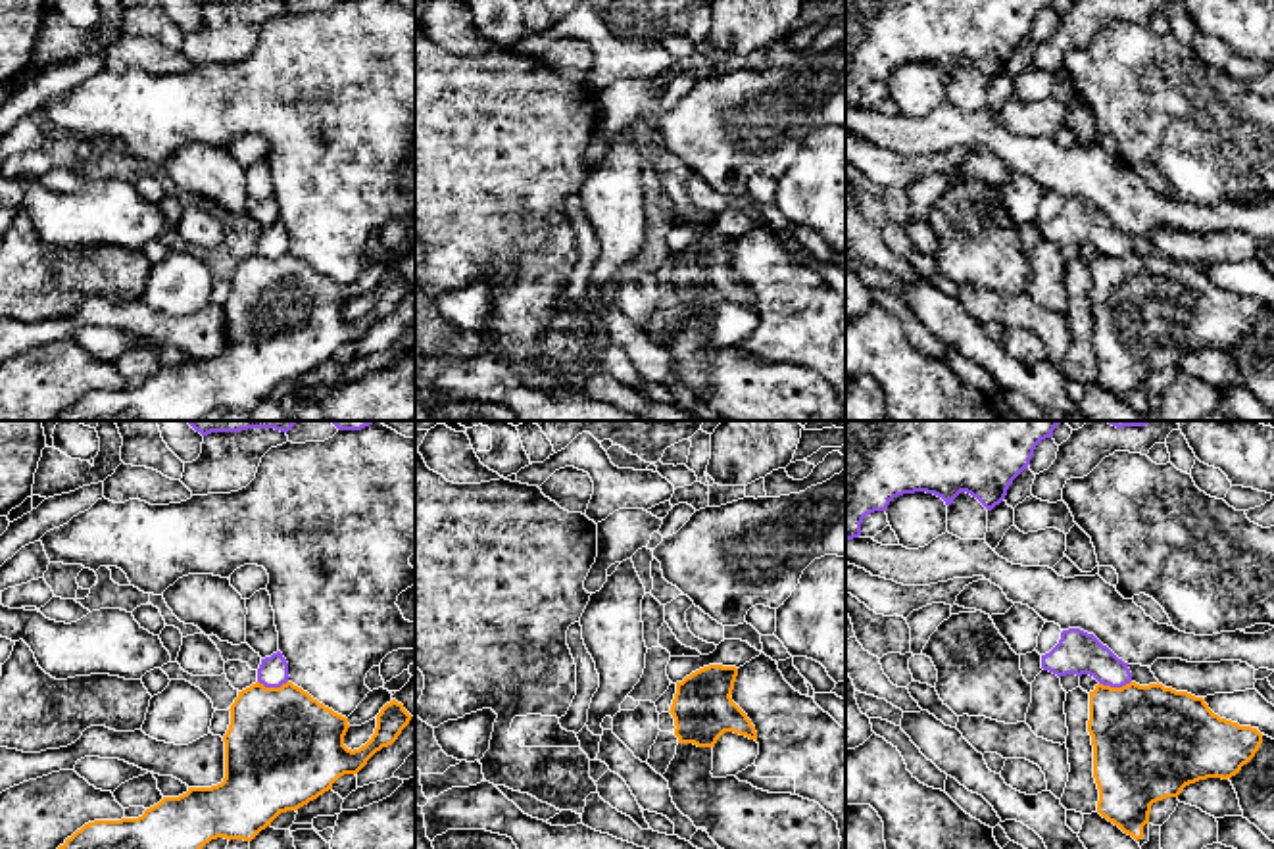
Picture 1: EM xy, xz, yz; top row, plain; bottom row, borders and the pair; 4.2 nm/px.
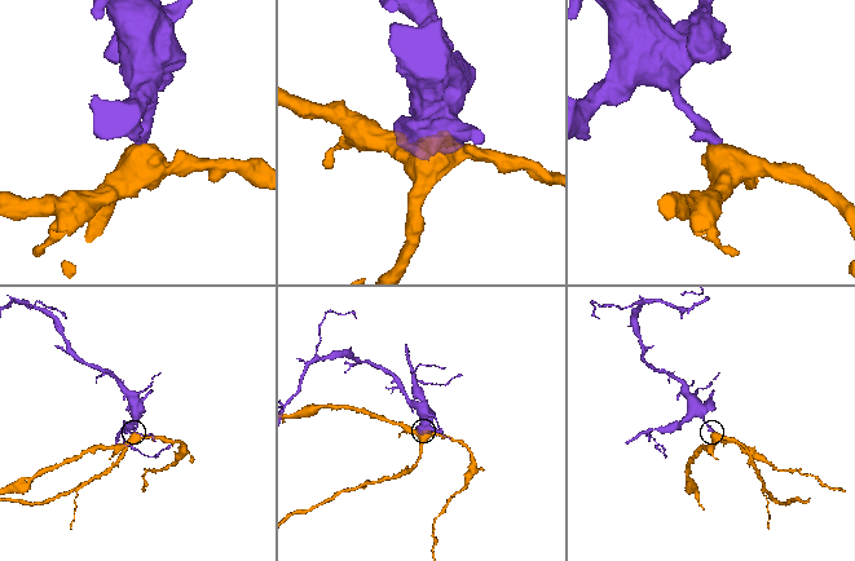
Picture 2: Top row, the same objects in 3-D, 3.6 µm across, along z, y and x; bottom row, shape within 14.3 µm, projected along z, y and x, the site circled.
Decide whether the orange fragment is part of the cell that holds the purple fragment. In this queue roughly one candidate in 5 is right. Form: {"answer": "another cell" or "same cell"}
{"answer": "another cell"}

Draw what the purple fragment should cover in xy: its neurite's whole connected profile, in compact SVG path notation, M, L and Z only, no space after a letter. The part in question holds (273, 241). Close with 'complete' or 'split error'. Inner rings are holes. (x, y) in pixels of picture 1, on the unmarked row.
M281 221L261 229L261 234L257 238L259 254L263 254L265 257L281 257L288 252L288 248L288 232Z | complete

